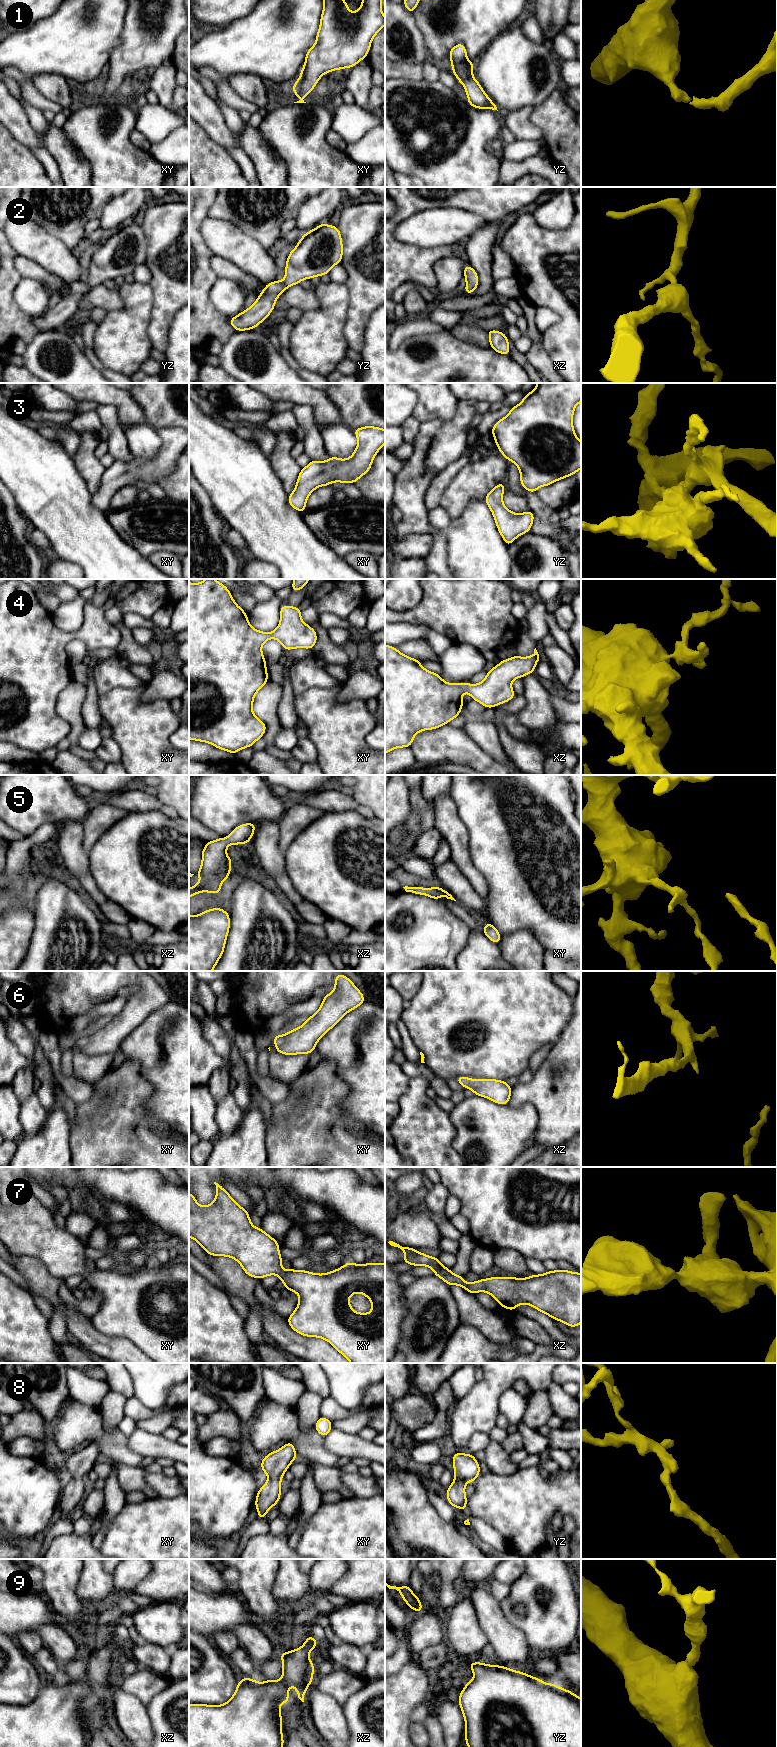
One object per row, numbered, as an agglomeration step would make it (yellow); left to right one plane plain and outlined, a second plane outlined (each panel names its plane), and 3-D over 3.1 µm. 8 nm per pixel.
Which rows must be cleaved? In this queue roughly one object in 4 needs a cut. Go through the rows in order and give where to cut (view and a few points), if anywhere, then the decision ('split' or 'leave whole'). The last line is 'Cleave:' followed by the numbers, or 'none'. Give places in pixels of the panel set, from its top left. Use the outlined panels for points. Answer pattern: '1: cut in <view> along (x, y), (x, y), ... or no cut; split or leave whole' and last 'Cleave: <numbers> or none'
1: no cut; leave whole
2: no cut; leave whole
3: no cut; leave whole
4: no cut; leave whole
5: no cut; leave whole
6: no cut; leave whole
7: no cut; leave whole
8: no cut; leave whole
9: no cut; leave whole
Cleave: none

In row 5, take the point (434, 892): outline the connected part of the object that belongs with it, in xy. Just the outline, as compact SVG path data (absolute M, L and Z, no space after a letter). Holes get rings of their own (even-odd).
M412 886L403 887L406 892L410 892L413 894L419 894L419 895L425 895L430 898L433 898L435 900L440 899L441 896L445 896L447 899L451 899L456 901L451 894L449 894L447 891L445 891L441 886L440 887L431 887L431 888L422 888L421 886Z

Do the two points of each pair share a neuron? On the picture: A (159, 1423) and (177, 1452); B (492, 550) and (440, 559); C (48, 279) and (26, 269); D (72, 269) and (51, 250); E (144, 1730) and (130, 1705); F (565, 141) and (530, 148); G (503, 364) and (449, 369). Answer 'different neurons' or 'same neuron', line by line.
A: different neurons
B: different neurons
C: same neuron
D: same neuron
E: same neuron
F: different neurons
G: same neuron

